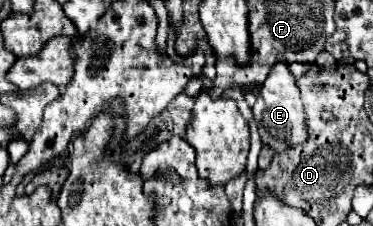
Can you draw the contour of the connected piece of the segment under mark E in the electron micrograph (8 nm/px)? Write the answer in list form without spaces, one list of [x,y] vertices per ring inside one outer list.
[[[279,59],[273,65],[267,81],[259,89],[257,103],[253,107],[253,115],[255,115],[255,121],[259,125],[261,141],[265,145],[269,145],[275,153],[281,153],[293,145],[305,143],[307,133],[305,133],[305,113],[303,113],[301,93],[299,93],[295,77],[289,71],[289,63],[285,59]]]

